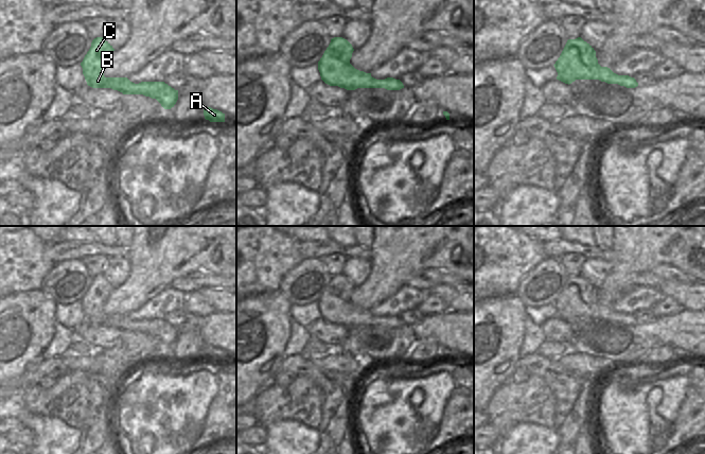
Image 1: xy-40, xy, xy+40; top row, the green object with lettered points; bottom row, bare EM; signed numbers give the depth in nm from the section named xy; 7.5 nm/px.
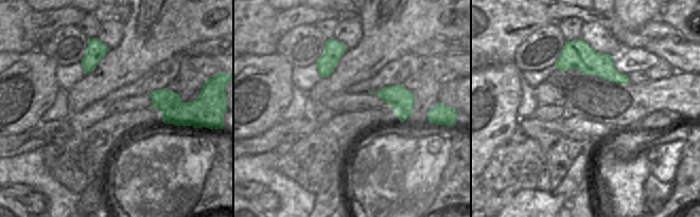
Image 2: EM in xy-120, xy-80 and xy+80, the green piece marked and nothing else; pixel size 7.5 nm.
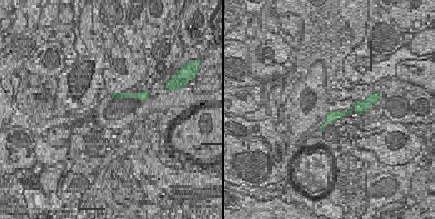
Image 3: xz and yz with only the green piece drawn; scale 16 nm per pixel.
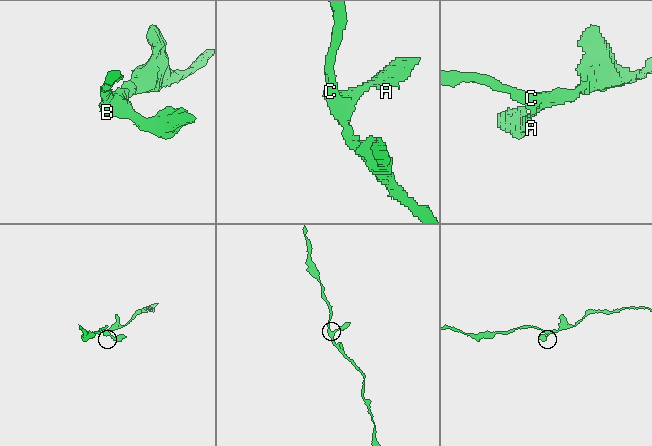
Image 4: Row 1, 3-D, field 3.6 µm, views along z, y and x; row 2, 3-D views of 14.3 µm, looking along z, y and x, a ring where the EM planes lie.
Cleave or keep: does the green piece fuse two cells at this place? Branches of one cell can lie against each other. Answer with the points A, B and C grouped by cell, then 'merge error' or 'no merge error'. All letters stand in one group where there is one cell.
A B C | no merge error

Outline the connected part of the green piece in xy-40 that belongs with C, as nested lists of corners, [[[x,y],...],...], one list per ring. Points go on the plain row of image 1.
[[[103,275],[92,278],[81,303],[87,322],[92,326],[111,326],[123,332],[143,332],[156,336],[164,347],[174,345],[178,337],[178,328],[164,319],[141,319],[135,321],[127,315],[105,315],[104,303],[114,286]]]

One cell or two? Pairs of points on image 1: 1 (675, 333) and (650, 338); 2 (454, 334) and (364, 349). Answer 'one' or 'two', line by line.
1: one
2: one

